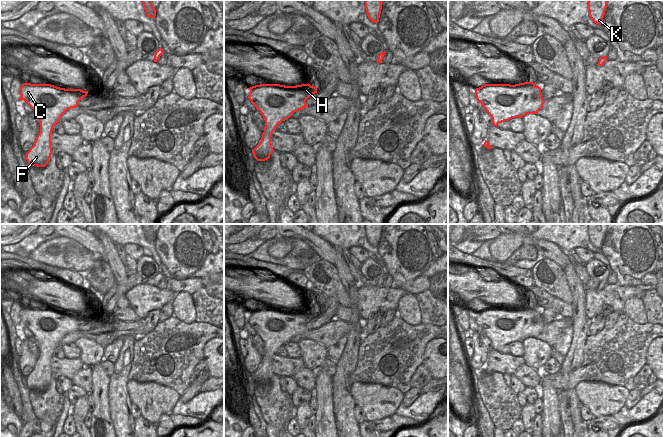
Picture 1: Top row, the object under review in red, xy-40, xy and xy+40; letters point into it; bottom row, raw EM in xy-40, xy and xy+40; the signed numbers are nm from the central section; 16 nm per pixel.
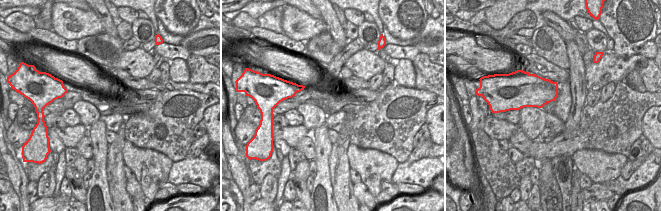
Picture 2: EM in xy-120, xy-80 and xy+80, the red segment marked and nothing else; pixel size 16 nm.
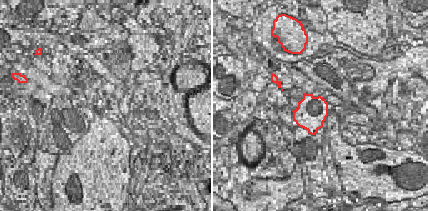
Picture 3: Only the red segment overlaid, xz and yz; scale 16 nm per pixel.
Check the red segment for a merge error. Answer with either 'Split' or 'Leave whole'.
Leave whole.

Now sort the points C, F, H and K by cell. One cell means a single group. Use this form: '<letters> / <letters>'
C F H K

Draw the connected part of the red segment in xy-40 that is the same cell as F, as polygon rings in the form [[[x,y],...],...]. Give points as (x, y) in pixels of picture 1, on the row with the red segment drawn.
[[[23,83],[20,87],[20,99],[33,110],[40,122],[34,145],[26,153],[30,166],[45,167],[51,157],[51,134],[61,116],[71,108],[78,107],[78,102],[86,97],[88,91],[65,89],[51,84]]]

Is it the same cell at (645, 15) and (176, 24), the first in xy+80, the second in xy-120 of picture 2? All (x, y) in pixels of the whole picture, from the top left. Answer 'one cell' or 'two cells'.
one cell

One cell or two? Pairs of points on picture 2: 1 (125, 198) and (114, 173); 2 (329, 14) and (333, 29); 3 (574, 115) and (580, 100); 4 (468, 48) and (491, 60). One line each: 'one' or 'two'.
1: one
2: one
3: one
4: one

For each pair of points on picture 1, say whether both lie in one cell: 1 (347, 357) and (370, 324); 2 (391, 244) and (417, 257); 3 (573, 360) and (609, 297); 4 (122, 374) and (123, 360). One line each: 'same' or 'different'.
1: different
2: same
3: different
4: same

